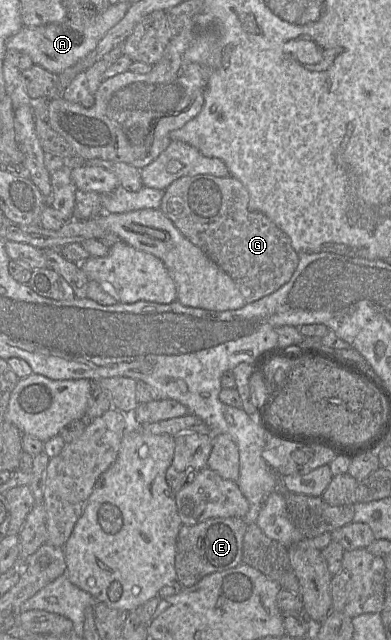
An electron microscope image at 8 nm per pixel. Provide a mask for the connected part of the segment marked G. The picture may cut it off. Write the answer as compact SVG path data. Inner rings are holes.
M185 176L165 190L160 205L181 234L198 246L237 284L246 304L272 294L295 272L299 256L289 237L266 215L249 210L249 193L237 178Z

